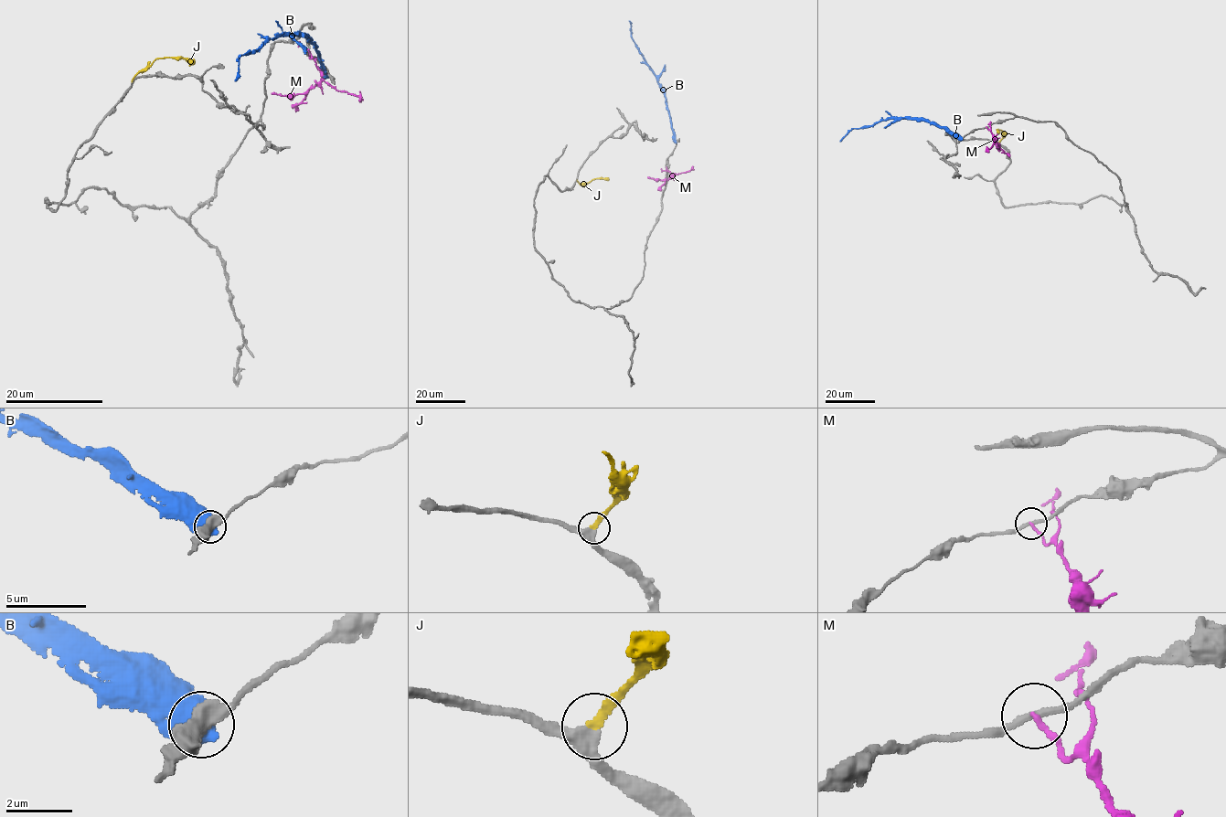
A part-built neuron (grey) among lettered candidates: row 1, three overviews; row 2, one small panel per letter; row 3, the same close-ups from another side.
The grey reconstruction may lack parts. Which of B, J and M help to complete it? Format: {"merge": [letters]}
{"merge": ["J"]}

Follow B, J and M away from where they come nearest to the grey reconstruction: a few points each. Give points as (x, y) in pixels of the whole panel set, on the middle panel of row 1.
B: (675, 142), (665, 91), (632, 37), (629, 21)
J: (577, 180), (587, 183), (598, 178), (609, 179)
M: (666, 167), (673, 175), (668, 179), (647, 177)

